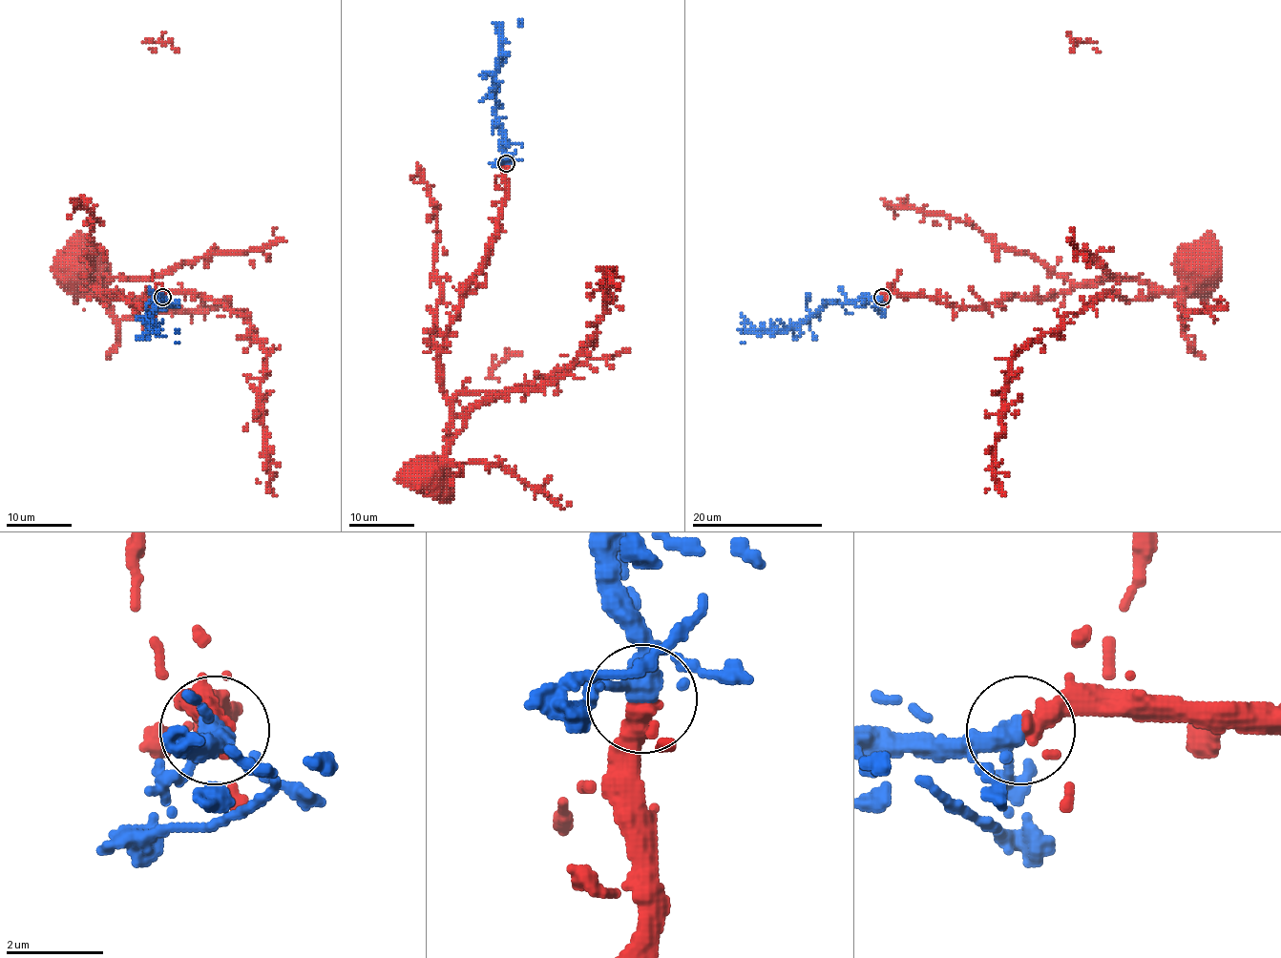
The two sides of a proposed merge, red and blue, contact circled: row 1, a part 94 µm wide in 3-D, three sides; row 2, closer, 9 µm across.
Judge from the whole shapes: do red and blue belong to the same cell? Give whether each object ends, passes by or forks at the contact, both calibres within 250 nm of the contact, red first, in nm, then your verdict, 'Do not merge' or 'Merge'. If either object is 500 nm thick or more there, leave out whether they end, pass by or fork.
At the ring red ends. At the ring blue passes by. Thickness 460 nm (red) against 360 nm. Merge

